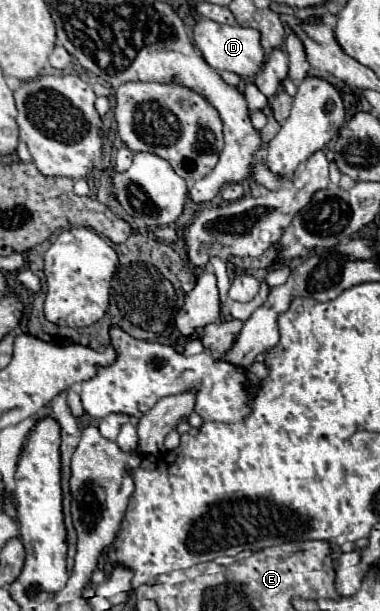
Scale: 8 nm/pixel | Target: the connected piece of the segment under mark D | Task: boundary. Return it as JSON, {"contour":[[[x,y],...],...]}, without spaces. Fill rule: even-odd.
{"contour":[[[199,19],[193,31],[195,45],[203,53],[203,59],[213,67],[221,71],[233,71],[245,79],[251,79],[259,73],[259,69],[265,63],[265,51],[261,47],[261,35],[259,31],[251,27],[239,27],[239,25],[221,25],[209,19]]]}

